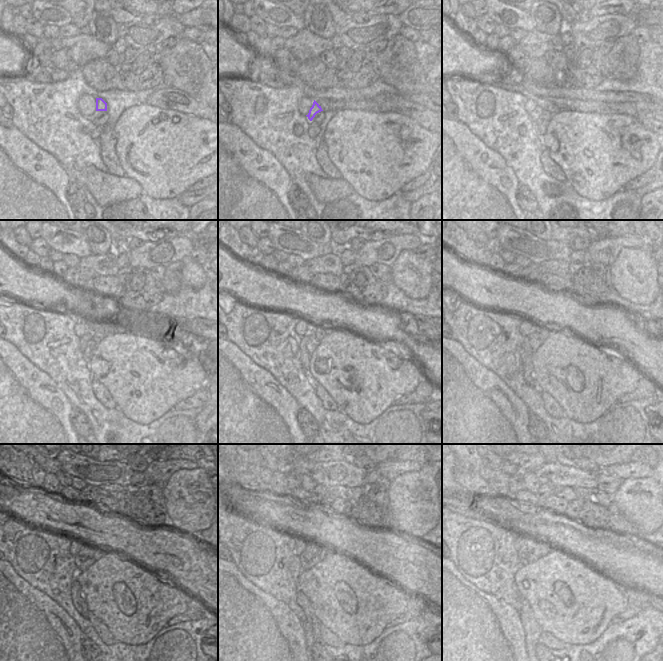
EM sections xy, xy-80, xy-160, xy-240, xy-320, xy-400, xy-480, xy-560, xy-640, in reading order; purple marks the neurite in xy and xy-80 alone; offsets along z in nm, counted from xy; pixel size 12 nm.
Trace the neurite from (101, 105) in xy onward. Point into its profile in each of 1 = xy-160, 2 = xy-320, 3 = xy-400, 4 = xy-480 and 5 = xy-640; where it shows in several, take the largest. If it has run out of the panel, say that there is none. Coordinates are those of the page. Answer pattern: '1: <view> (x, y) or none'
1: xy-160 (537, 112)
2: xy-320 (304, 354)
3: xy-400 (526, 358)
4: xy-480 (78, 600)
5: xy-640 (533, 631)

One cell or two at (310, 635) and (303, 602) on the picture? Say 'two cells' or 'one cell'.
one cell

